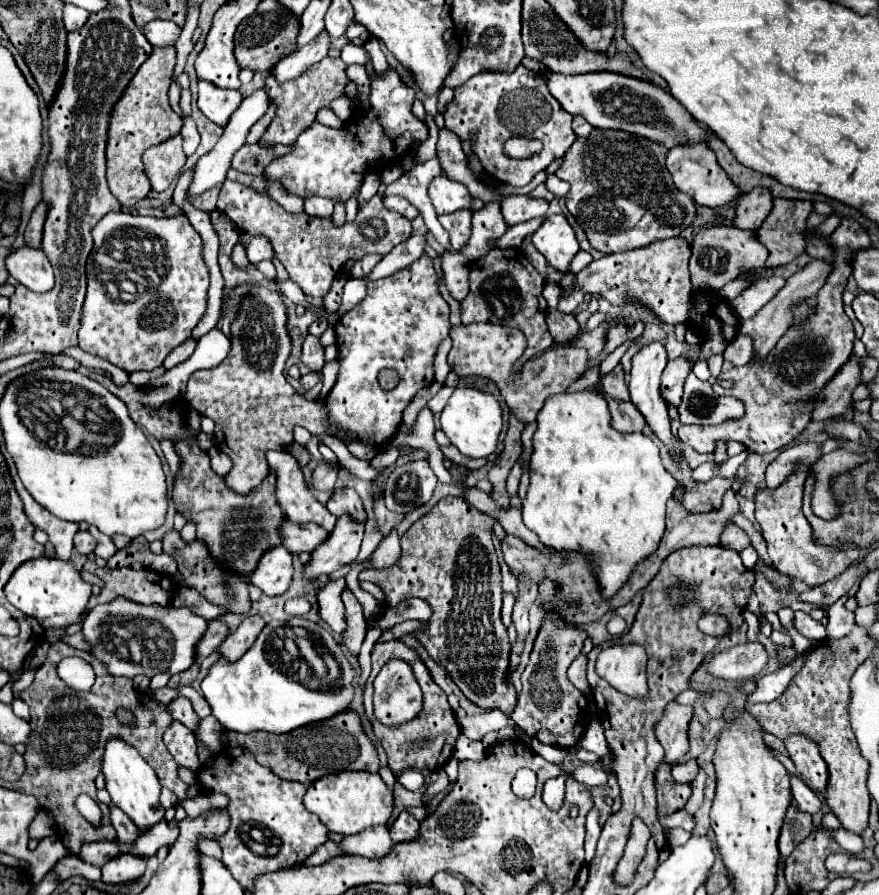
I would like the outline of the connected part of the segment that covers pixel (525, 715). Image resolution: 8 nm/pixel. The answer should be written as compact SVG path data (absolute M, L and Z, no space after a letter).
M547 579L539 587L539 597L545 609L545 623L541 633L537 635L537 641L531 651L529 665L525 667L521 675L523 689L519 693L517 707L511 715L511 719L525 729L525 733L533 739L539 739L541 743L557 745L557 747L573 747L587 729L587 713L585 713L585 697L579 689L573 687L573 683L567 679L567 667L575 661L575 657L581 653L583 643L587 639L585 631L573 629L571 625L557 629L555 613L549 613L549 601L555 599L557 591L553 583L547 583Z

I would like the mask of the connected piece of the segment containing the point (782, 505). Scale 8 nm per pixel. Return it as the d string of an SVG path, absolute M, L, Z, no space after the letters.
M797 465L793 475L789 475L777 489L765 489L755 497L755 517L763 529L763 539L767 541L769 555L773 565L789 577L797 577L807 585L823 585L827 579L835 579L847 567L851 567L859 559L859 549L835 549L835 547L821 547L815 543L811 535L811 525L807 523L801 511L801 495L803 483L809 475L807 465Z

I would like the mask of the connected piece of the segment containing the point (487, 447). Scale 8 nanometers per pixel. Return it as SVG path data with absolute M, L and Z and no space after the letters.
M457 387L449 399L449 403L445 405L445 409L441 411L439 417L441 429L443 433L449 437L449 441L467 457L471 459L479 459L479 457L489 457L495 453L497 449L497 439L503 427L503 419L501 419L501 405L499 401L489 395L483 393L479 389L473 387Z

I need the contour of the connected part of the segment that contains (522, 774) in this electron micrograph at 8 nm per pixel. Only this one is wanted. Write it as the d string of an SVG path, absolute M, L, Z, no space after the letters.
M521 768L512 781L512 790L518 797L529 799L534 795L536 785L537 776L535 772L527 768Z

